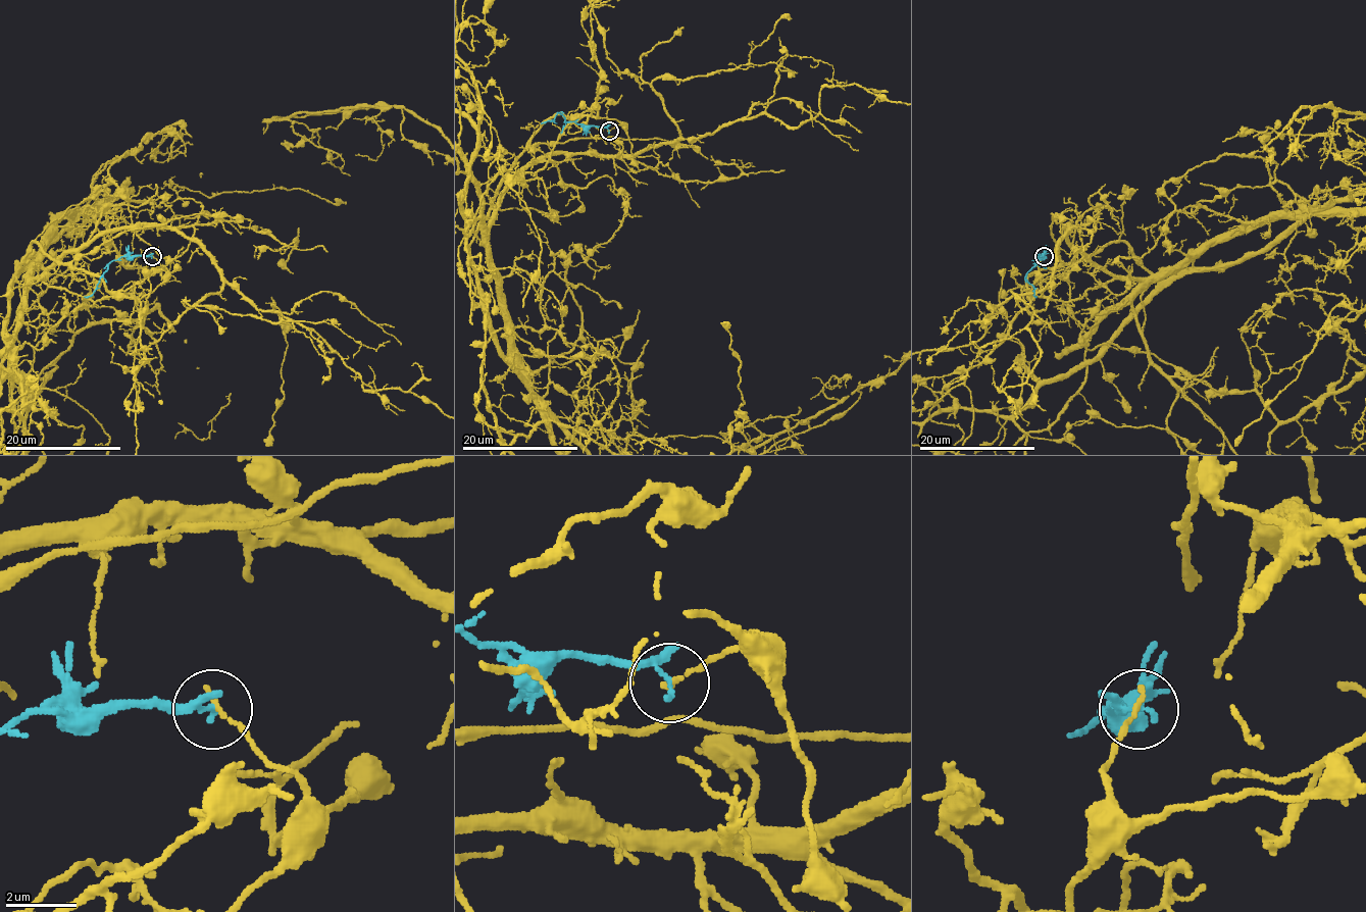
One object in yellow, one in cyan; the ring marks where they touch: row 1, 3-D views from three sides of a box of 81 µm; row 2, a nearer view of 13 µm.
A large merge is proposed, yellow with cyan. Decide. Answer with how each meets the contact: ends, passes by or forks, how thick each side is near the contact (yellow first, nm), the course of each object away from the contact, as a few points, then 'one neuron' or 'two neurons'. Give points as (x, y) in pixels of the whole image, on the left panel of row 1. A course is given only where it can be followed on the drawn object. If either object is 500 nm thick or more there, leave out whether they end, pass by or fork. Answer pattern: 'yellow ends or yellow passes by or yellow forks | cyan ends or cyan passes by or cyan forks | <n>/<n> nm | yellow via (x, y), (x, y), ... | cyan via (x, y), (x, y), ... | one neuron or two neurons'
yellow ends | cyan passes by | 150/150 nm | cyan via (151, 256), (113, 260), (96, 289), (89, 296), (83, 296) | two neurons

